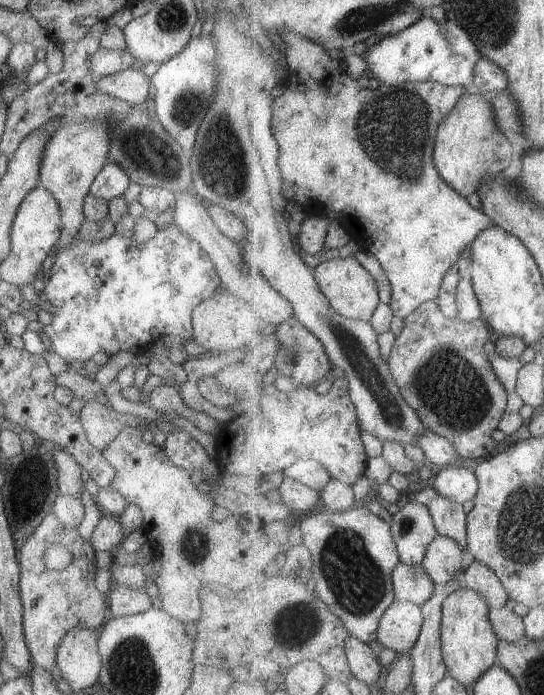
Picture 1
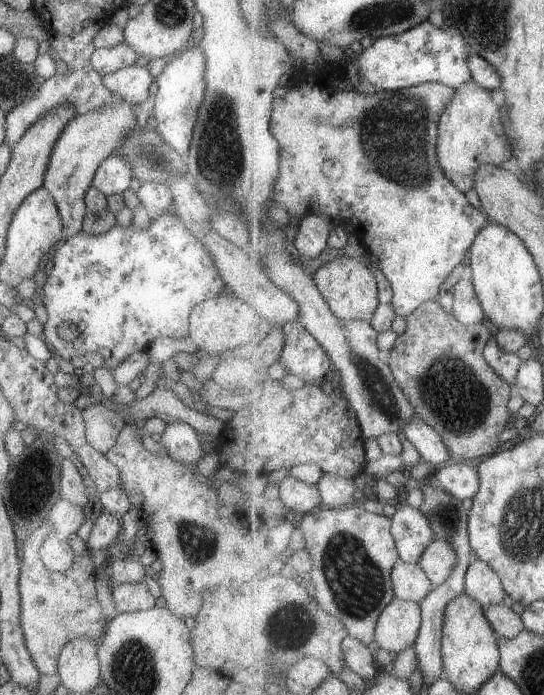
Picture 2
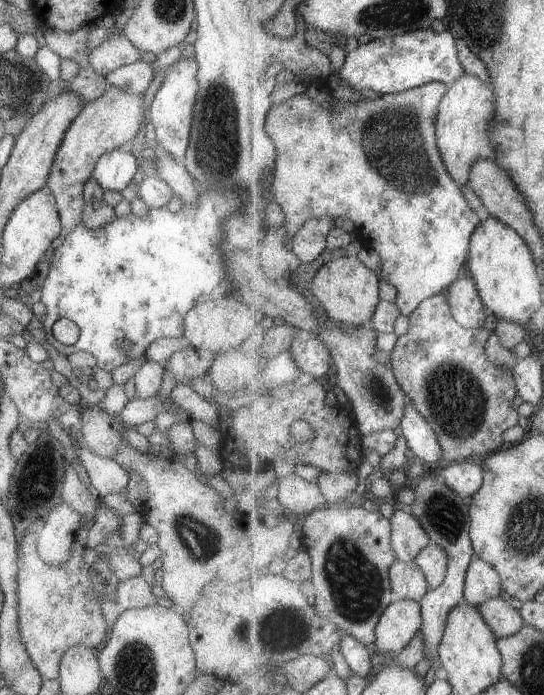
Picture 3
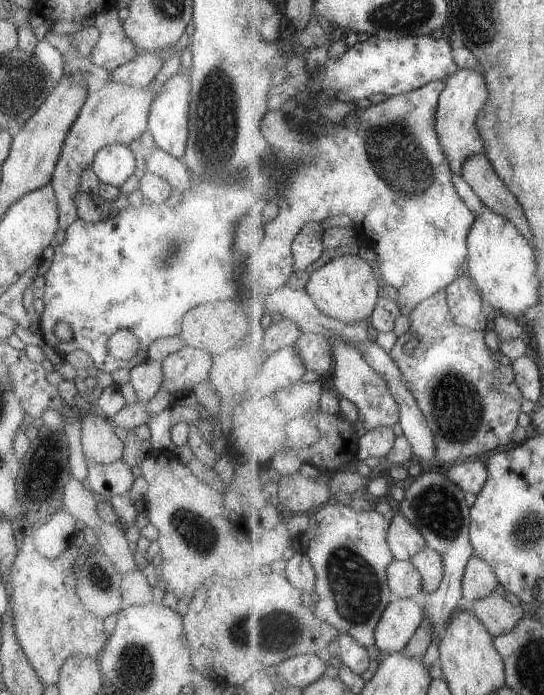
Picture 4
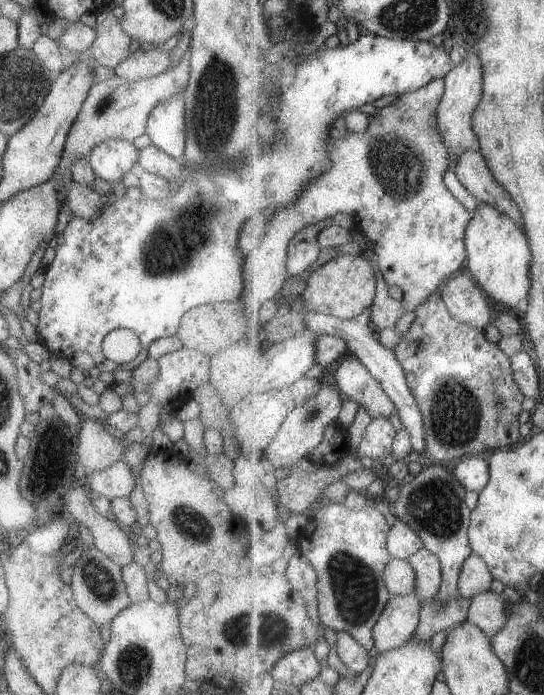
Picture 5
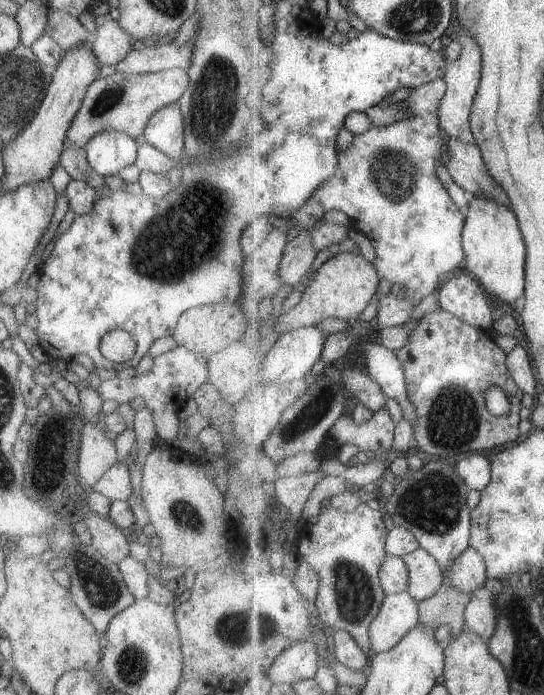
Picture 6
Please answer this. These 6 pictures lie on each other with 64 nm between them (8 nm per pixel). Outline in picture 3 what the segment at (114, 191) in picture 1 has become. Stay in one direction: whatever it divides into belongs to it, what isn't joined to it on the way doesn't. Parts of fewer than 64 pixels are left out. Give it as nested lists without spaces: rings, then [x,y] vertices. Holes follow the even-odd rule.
[[[123,147],[104,152],[95,163],[91,177],[103,191],[123,190],[138,172],[136,158],[131,149]]]

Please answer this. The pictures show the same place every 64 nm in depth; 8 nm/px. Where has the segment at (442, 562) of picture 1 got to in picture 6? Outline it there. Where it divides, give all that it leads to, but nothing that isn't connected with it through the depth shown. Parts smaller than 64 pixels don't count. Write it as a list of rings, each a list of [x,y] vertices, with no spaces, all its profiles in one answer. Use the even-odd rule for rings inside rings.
[[[420,547],[404,557],[409,568],[409,588],[407,592],[418,602],[442,594],[445,582],[441,564],[427,550]]]

